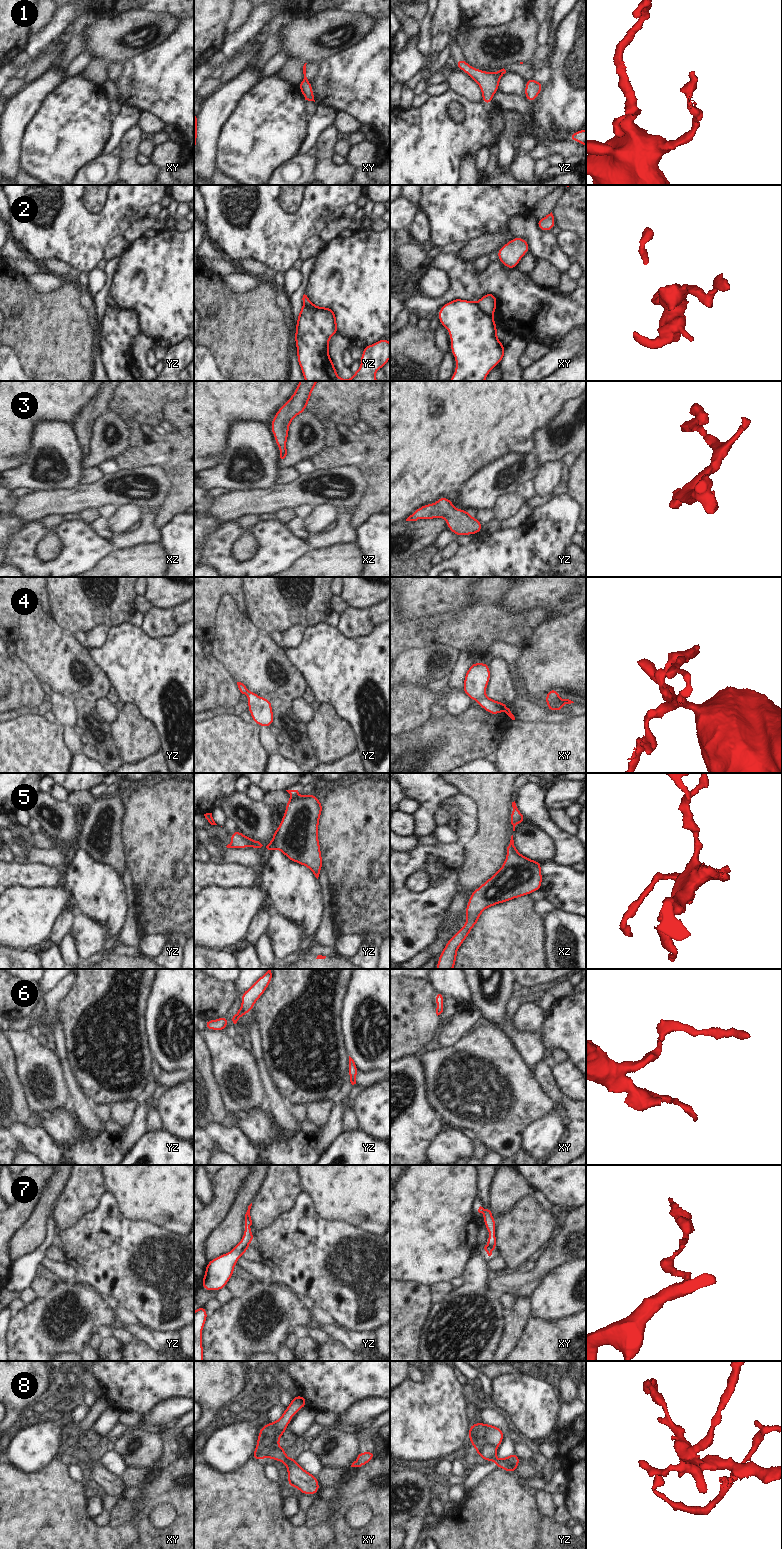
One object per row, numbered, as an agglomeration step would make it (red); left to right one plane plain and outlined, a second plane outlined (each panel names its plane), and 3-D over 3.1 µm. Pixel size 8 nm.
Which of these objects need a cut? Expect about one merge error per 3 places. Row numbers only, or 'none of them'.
1, 2, 8

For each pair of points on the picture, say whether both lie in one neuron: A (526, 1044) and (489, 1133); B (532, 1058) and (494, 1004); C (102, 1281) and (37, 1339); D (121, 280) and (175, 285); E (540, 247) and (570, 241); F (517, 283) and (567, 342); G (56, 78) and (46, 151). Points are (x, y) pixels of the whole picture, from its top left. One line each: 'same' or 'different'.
A: different
B: same
C: different
D: same
E: different
F: different
G: different

